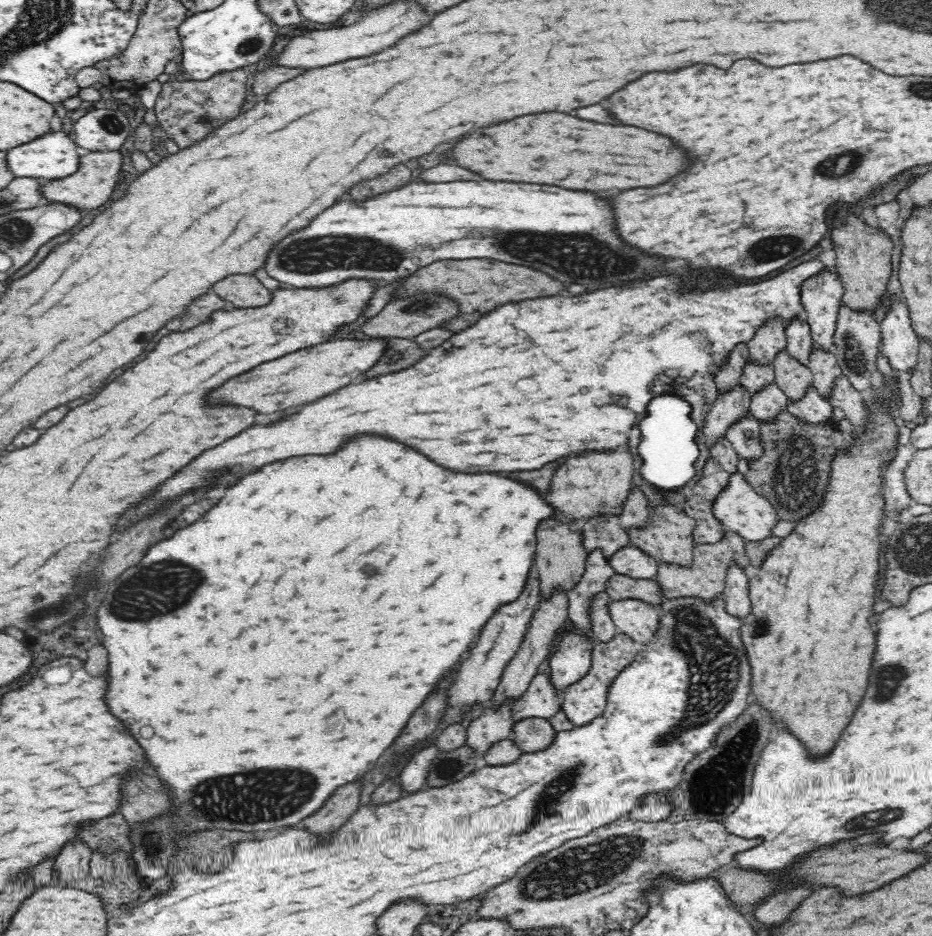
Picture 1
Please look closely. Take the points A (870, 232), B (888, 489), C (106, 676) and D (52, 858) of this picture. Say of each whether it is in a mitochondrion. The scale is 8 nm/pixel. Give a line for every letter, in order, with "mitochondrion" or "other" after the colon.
A: other
B: other
C: other
D: other

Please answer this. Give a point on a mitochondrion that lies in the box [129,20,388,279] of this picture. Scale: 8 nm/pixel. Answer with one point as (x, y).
(247, 48)

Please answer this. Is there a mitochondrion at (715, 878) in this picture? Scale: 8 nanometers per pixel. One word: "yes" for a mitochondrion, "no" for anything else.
no

